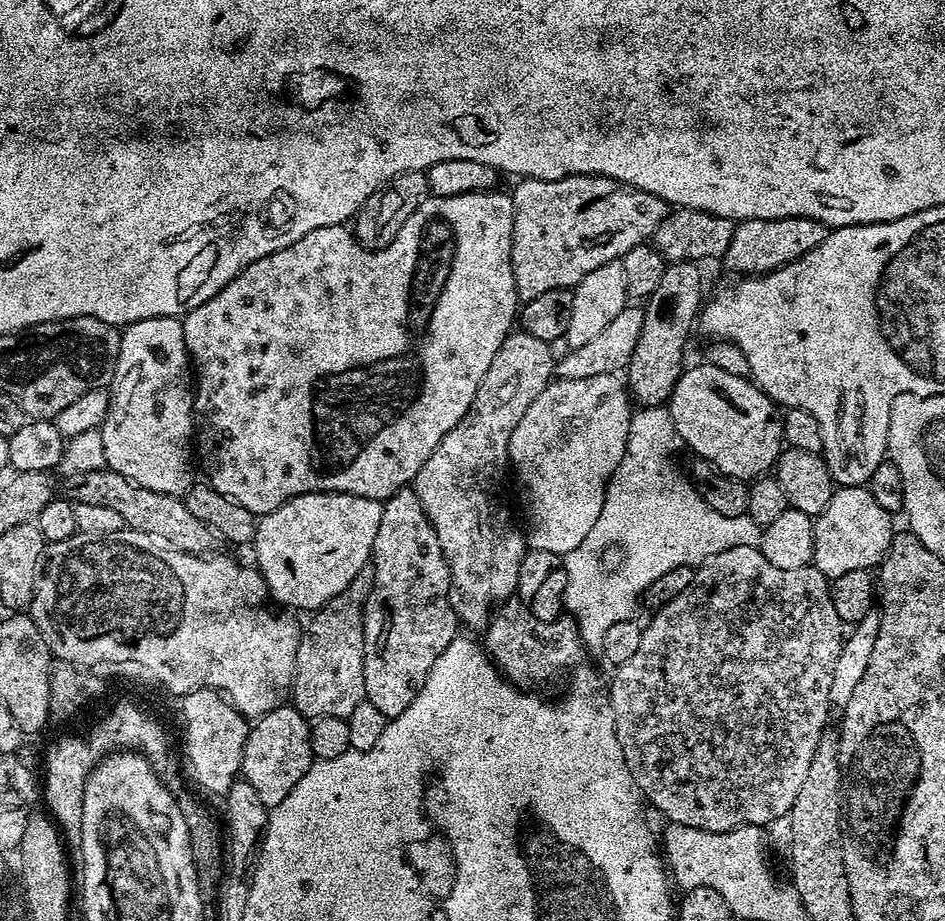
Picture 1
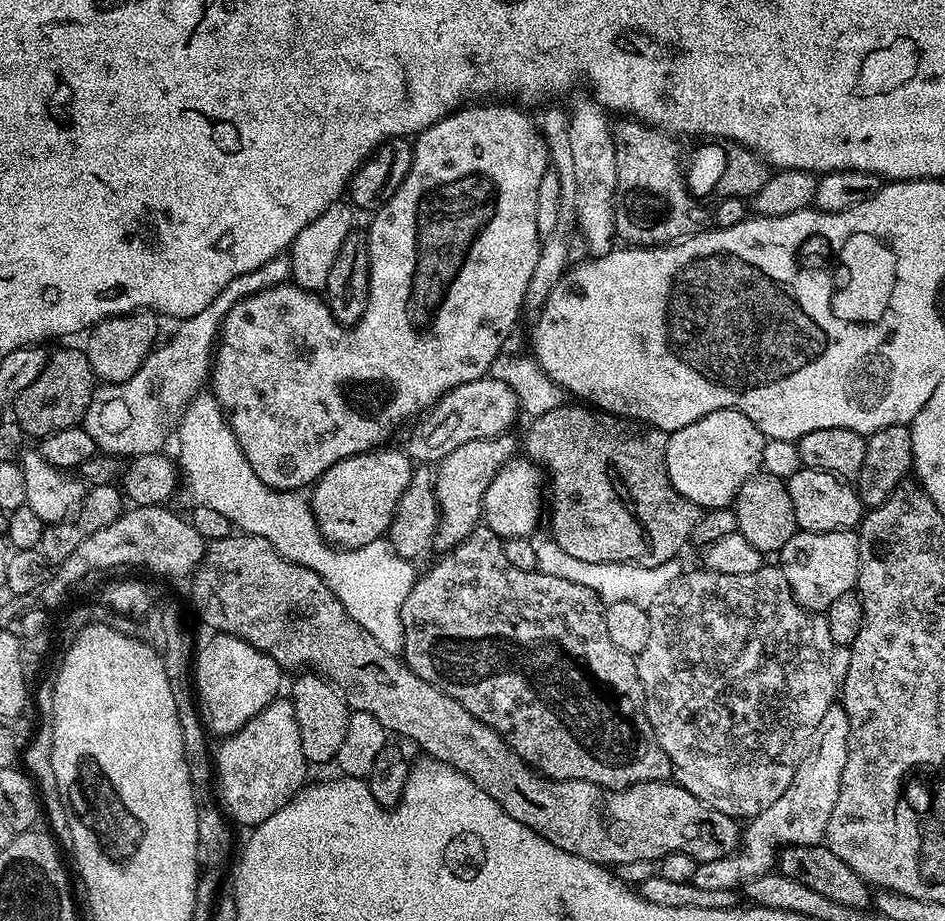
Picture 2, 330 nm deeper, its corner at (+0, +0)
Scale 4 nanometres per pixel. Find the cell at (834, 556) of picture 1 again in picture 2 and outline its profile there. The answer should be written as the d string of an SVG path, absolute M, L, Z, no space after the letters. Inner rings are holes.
M797 530L778 553L778 567L794 598L809 612L827 613L830 602L856 587L860 569L860 538L855 531L802 532Z

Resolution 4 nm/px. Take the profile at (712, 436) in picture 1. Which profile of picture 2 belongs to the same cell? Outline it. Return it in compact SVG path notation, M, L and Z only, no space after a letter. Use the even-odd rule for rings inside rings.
M719 408L694 422L690 426L682 426L682 430L671 433L666 450L666 466L670 474L670 482L682 498L690 498L702 510L709 508L726 508L735 501L740 487L756 472L761 471L763 450L766 438L737 408Z

